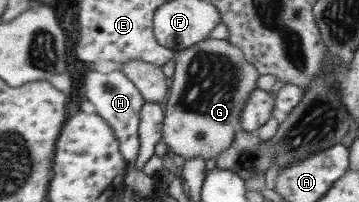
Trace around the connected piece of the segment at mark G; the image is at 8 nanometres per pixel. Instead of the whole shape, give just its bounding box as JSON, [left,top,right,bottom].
[163,39,262,159]

